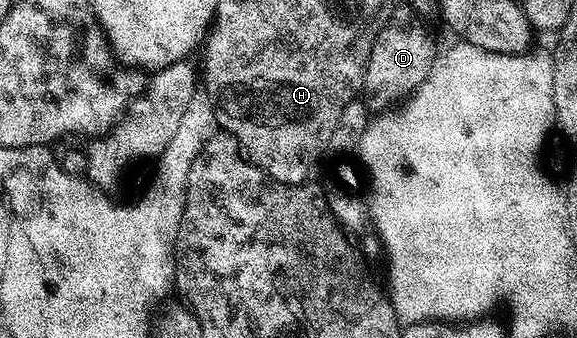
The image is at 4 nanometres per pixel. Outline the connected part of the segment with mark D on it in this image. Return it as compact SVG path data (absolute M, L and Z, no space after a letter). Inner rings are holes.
M394 20L384 25L371 47L371 59L367 63L365 72L364 96L369 96L368 104L374 105L377 111L385 111L396 101L404 102L412 98L419 86L427 79L435 60L433 41L429 33L417 21ZM386 108L386 109L385 109Z

